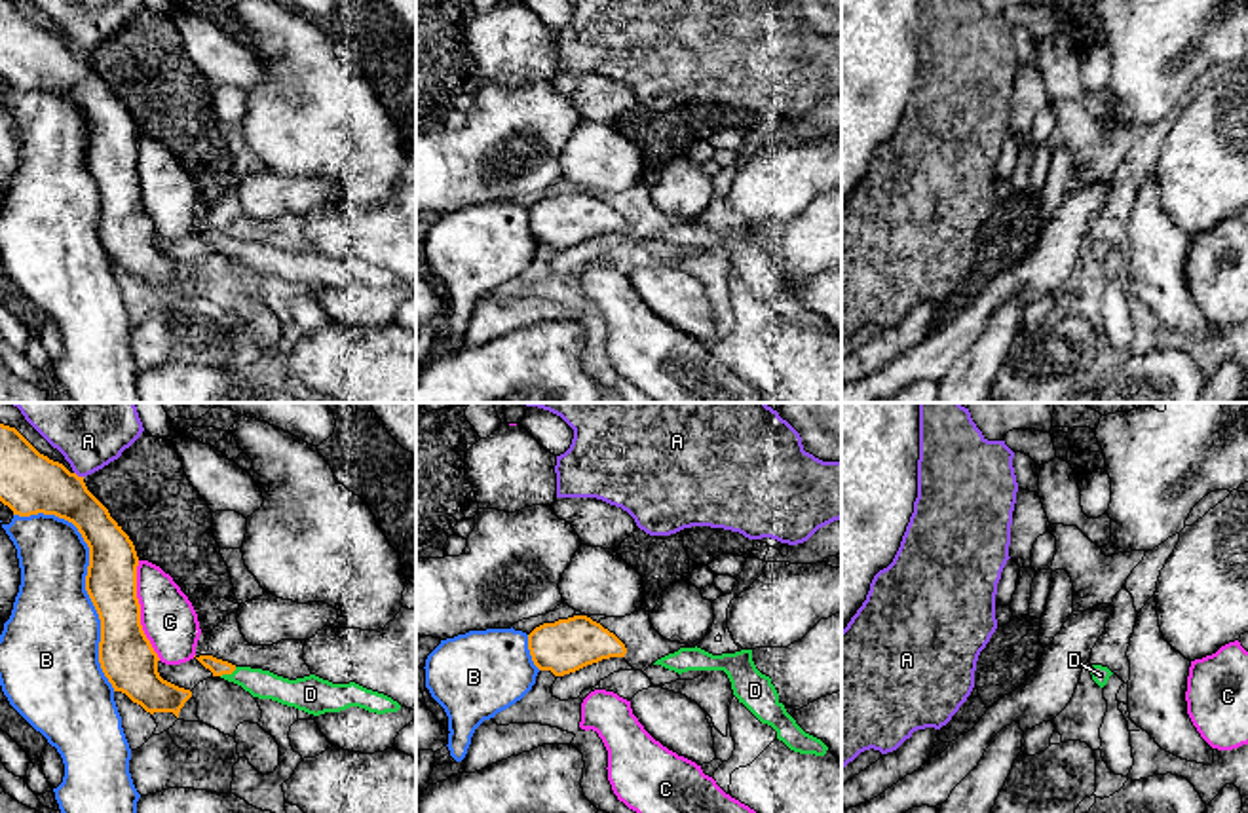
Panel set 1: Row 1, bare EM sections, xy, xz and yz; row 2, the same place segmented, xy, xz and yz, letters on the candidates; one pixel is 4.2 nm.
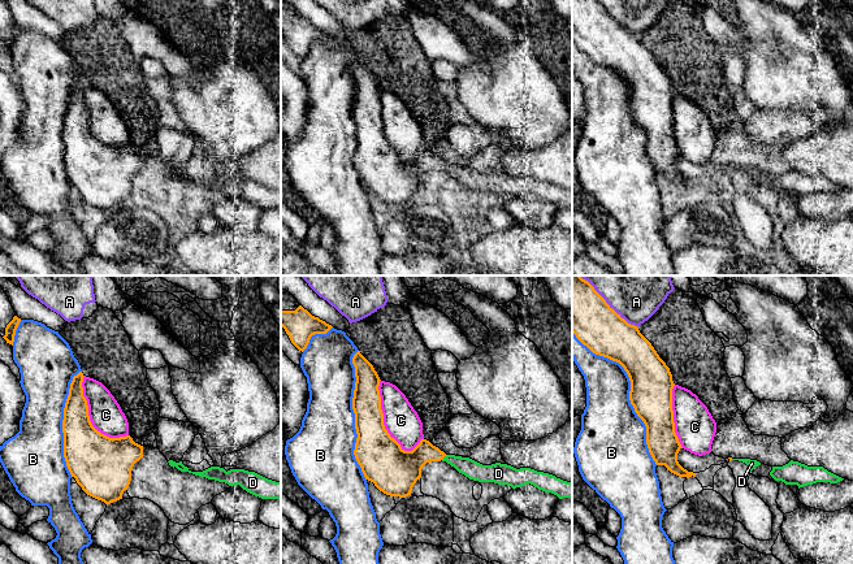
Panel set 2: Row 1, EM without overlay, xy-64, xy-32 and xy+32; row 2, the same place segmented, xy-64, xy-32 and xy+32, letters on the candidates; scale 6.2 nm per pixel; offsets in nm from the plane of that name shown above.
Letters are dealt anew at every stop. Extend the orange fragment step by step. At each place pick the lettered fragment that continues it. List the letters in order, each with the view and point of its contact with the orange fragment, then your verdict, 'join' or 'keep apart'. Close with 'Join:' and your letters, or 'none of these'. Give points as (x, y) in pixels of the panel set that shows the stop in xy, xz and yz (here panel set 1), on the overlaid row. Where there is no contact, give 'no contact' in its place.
A: contact xy (76, 475); keep apart
B: contact xy (86, 578); keep apart
C: contact xy (139, 610); keep apart
D: contact xy (228, 673); join
Join: D

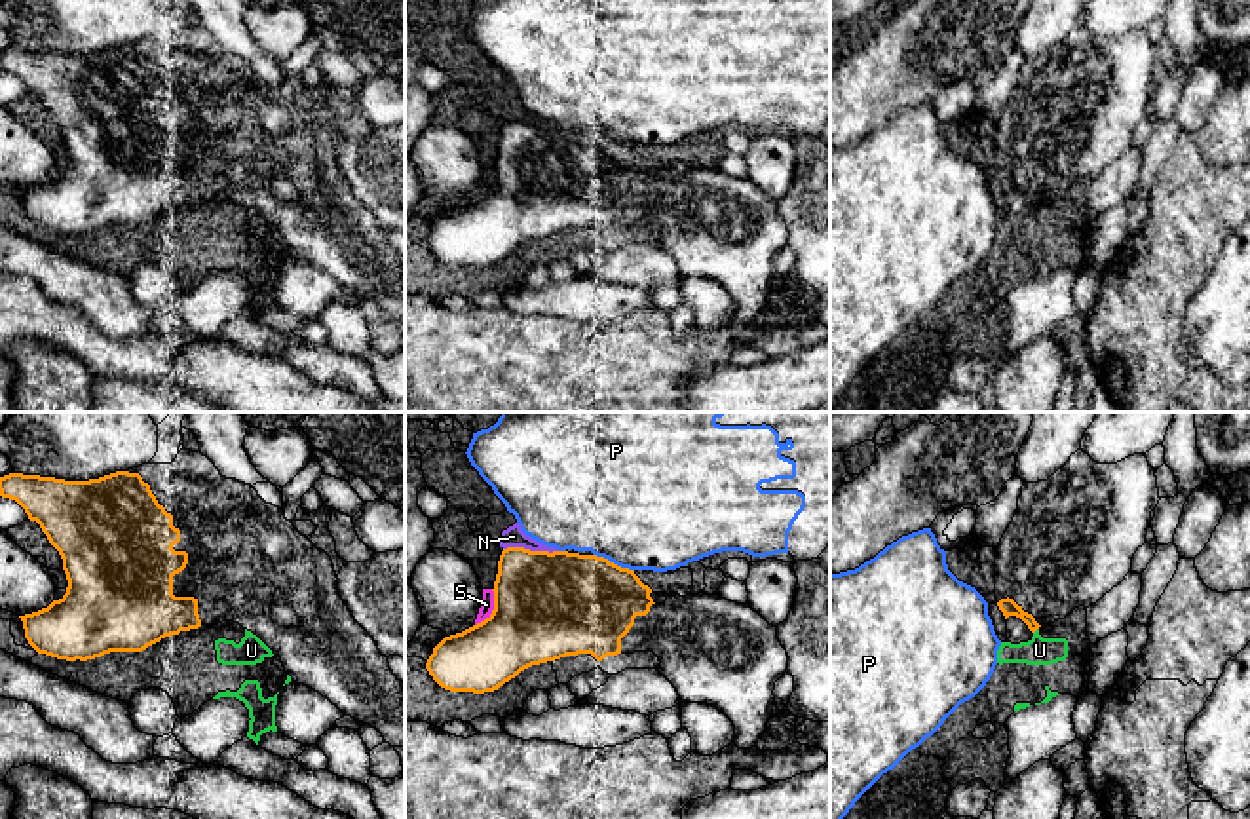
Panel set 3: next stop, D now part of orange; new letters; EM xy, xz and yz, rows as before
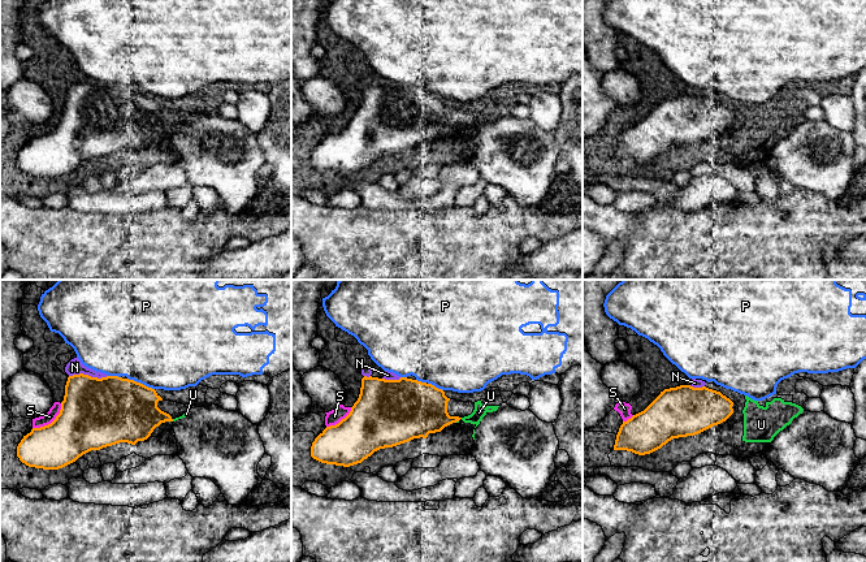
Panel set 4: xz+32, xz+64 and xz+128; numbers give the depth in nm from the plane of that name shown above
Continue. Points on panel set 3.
N: contact xz (529, 550); keep apart
P: contact xz (612, 563); keep apart
S: contact xz (494, 609); keep apart
U: contact yz (1036, 629); keep apart
Join: none of these

